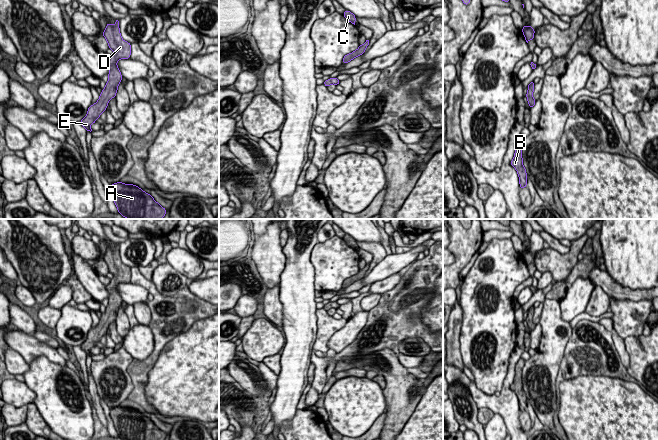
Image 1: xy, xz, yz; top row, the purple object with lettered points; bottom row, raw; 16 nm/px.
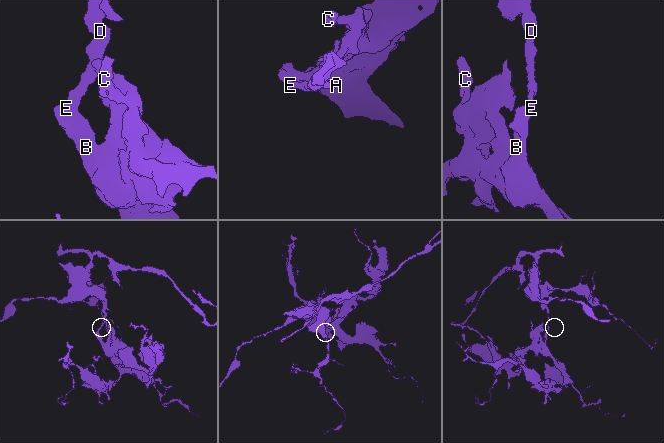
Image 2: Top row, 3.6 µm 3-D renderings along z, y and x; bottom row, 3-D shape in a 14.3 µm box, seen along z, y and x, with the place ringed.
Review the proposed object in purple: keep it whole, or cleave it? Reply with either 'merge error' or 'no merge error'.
no merge error

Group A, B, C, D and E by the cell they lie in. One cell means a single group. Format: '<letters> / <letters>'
A B C D E

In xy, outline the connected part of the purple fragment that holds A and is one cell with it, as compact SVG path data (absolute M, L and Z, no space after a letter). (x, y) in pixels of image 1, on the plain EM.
M119 405L110 410L110 416L122 440L165 440L166 438L165 432L136 409Z

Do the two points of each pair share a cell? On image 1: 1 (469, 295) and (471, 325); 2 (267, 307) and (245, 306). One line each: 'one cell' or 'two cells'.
1: one cell
2: two cells

